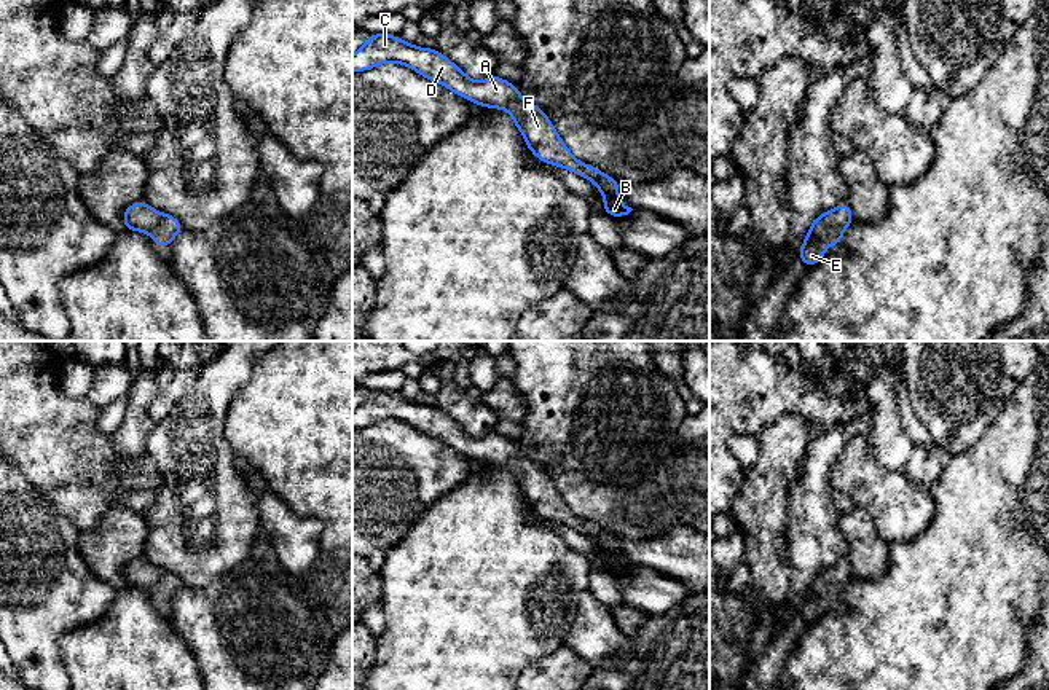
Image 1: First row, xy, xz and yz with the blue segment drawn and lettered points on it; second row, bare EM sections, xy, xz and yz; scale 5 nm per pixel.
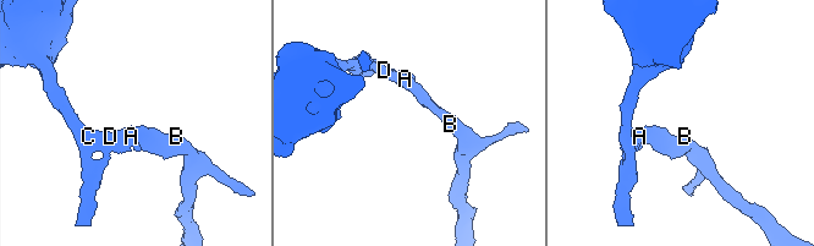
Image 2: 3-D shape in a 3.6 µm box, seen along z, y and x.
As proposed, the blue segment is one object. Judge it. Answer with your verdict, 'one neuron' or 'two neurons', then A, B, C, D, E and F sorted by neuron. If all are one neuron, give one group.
one neuron; groups A B C D E F

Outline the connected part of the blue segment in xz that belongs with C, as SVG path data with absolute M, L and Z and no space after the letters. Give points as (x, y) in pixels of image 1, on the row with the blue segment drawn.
M387 33L368 35L365 45L352 56L352 72L370 70L384 62L405 64L480 107L507 110L534 156L595 183L604 196L601 210L614 218L625 217L633 210L620 201L619 182L576 159L547 115L537 105L524 100L515 84L496 75L475 83L437 49L416 48L403 41L402 37Z

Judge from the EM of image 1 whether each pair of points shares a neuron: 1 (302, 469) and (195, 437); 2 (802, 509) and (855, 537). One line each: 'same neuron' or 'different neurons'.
1: different neurons
2: different neurons

